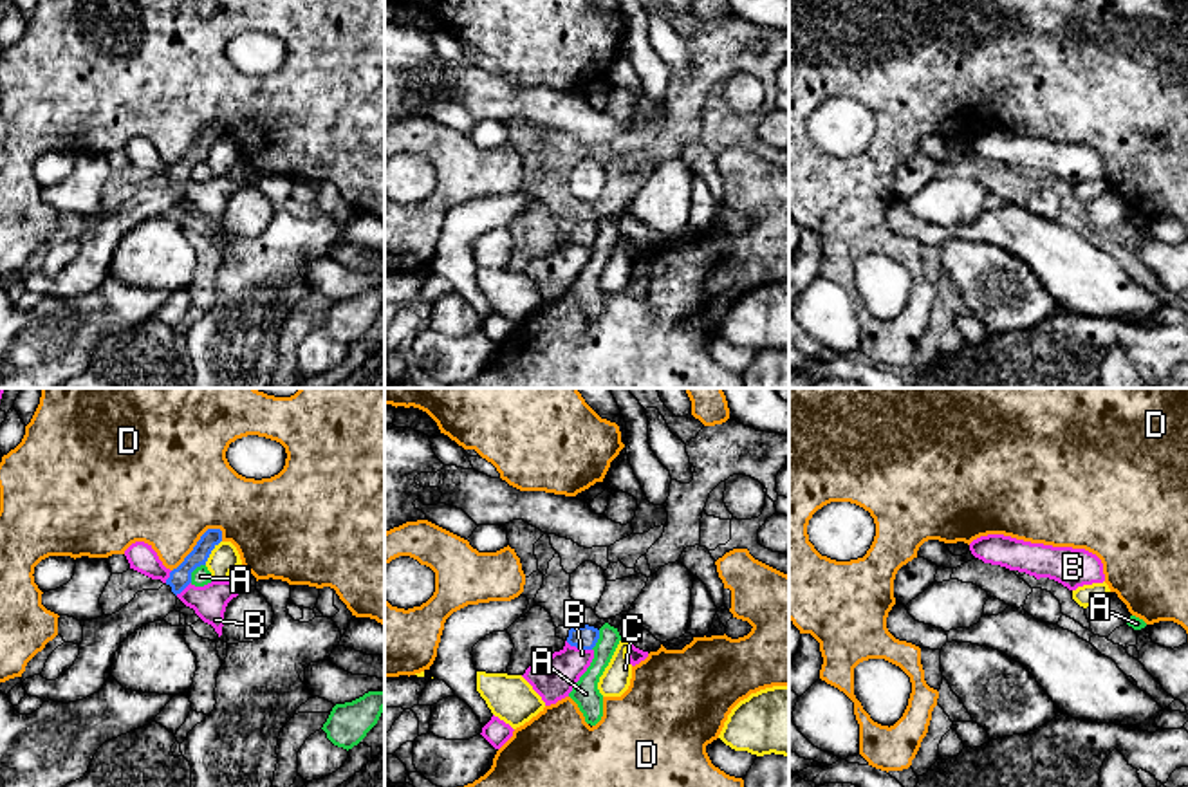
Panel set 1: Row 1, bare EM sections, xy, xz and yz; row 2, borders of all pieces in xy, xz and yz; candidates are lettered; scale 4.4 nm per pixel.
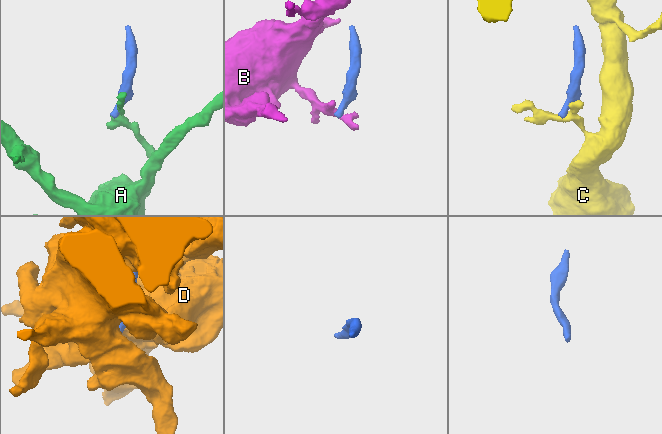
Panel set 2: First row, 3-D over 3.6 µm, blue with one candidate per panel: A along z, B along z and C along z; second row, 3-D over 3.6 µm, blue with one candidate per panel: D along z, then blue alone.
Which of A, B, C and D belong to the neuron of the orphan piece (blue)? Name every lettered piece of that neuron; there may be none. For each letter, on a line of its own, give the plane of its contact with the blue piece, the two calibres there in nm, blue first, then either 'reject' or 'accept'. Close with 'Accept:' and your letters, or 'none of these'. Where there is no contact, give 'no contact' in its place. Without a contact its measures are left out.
A: contact in xy; calibres 100 and 90 nm; reject
B: contact in xz; calibres 110 and 190 nm; reject
C: contact in xy; calibres 100 and 120 nm; reject
D: contact in xy; calibres 100 and 460 nm; reject
Accept: none of these

